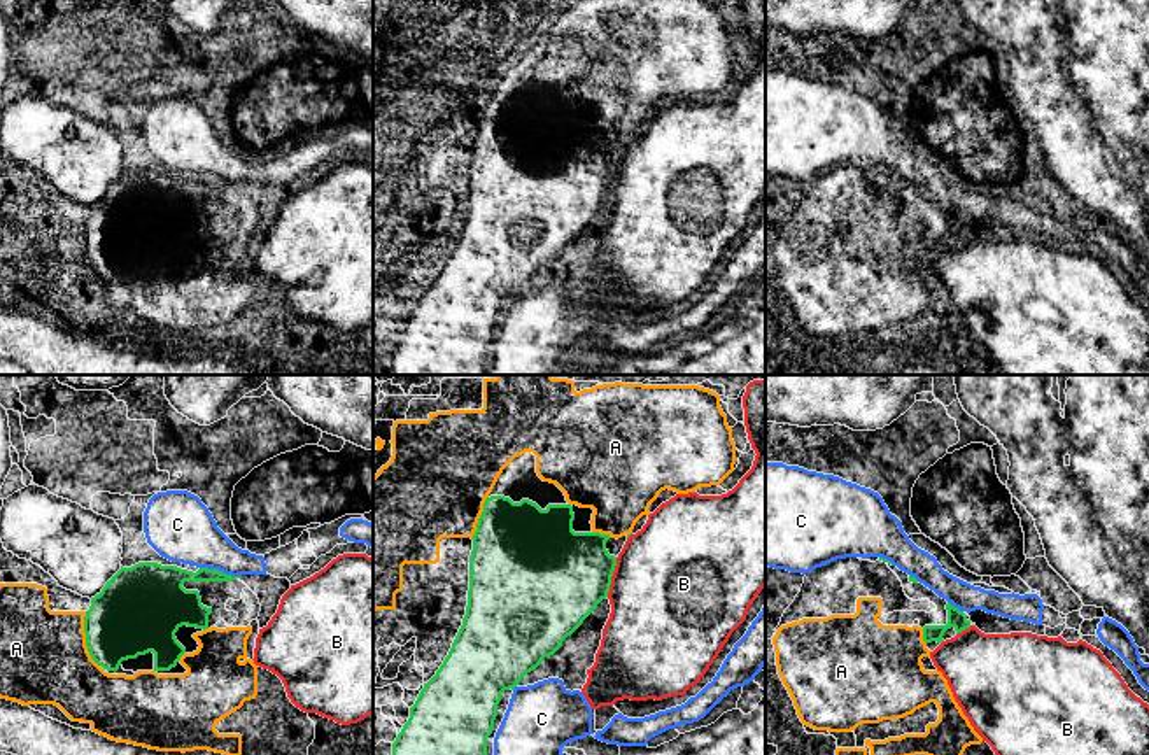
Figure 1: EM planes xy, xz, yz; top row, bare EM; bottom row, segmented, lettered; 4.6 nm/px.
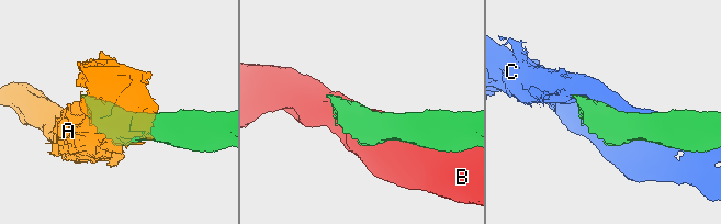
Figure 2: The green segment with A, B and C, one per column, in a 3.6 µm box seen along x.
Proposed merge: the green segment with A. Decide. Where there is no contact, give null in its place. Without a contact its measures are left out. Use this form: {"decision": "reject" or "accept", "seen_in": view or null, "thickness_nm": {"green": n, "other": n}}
{"decision": "accept", "seen_in": "xy", "thickness_nm": {"green": 360, "other": 400}}

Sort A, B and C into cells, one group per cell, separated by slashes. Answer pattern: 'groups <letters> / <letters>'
groups A / B / C

